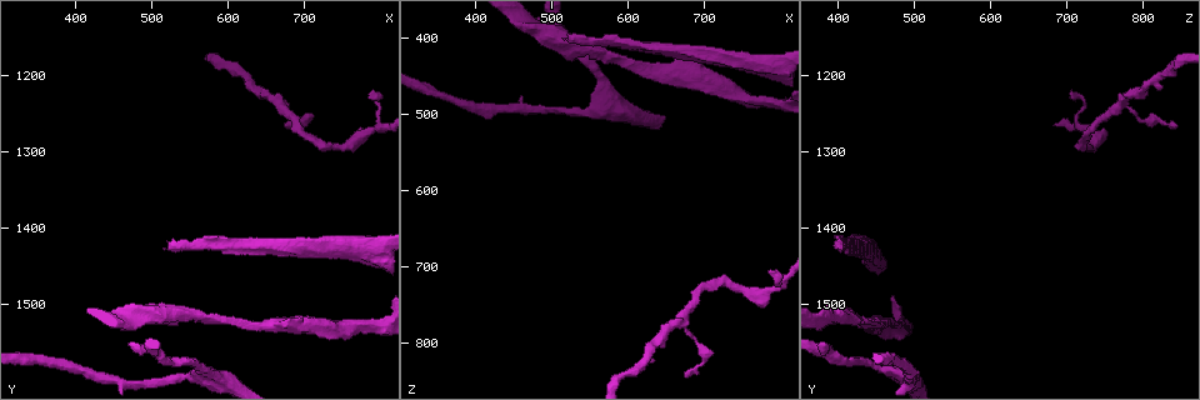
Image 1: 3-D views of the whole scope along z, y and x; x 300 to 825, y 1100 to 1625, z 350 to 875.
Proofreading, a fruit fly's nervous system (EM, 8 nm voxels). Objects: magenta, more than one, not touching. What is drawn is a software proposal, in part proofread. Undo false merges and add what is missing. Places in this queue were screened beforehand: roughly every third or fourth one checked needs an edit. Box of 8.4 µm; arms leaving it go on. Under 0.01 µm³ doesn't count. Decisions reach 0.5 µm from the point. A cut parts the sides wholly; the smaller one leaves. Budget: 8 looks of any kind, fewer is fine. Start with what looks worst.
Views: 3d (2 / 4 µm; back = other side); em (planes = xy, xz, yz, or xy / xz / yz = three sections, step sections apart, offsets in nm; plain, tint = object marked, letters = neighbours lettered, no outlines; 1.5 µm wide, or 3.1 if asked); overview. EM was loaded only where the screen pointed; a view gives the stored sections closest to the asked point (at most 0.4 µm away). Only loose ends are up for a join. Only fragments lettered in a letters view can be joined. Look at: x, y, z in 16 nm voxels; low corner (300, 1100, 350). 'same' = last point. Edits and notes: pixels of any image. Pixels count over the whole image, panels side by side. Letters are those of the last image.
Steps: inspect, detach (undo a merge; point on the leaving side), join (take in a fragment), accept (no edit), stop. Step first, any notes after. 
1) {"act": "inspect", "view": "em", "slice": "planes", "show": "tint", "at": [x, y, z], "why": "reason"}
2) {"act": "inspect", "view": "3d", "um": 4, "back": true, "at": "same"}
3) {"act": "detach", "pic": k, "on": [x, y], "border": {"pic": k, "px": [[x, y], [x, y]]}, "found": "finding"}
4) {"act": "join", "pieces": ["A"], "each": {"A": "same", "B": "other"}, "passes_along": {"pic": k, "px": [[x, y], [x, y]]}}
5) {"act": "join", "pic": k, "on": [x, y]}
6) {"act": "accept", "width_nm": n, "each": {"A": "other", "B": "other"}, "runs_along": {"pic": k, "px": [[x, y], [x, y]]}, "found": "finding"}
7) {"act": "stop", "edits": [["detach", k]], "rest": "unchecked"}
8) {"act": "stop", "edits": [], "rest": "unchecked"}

{"act": "inspect", "view": "em", "slice": "planes", "show": "tint", "at": [520, 1425, 400], "why": "end of a long branch"}

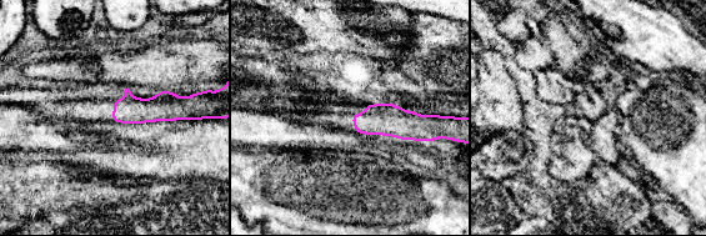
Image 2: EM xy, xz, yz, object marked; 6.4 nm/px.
{"act": "inspect", "view": "em", "slice": "planes", "show": "letters", "at": "same"}

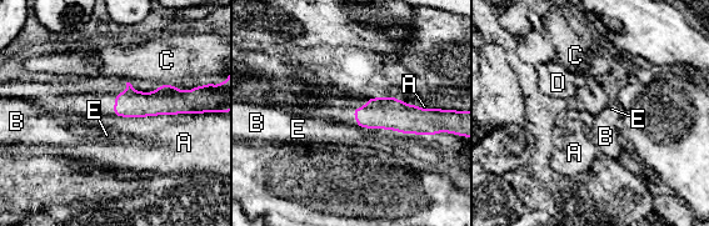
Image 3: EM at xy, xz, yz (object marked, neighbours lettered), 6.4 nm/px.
{"act": "accept", "each": {"A": "other", "B": "other", "C": "other", "D": "other", "E": "other"}, "border": {"pic": 3, "px": [[198, 112], [114, 116]]}, "found": "none of them fits"}

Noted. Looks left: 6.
{"act": "inspect", "view": "em", "slice": "xy", "step": 8, "show": "letters", "at": [780, 1420, 435]}

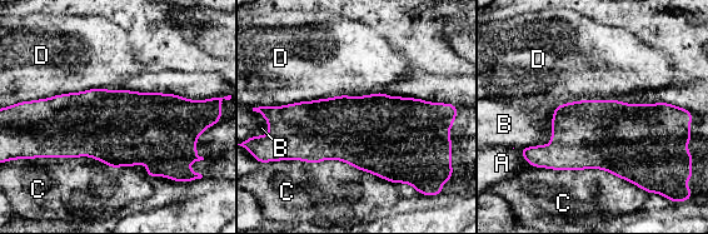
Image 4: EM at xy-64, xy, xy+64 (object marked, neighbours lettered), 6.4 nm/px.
{"act": "accept", "each": {"A": "other", "B": "other", "C": "other", "D": "other"}, "border": {"pic": 4, "px": [[382, 91], [270, 106]]}, "found": "one cell here"}

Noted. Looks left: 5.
{"act": "inspect", "view": "em", "slice": "xz", "step": 8, "show": "plain", "at": [795, 1275, 725]}

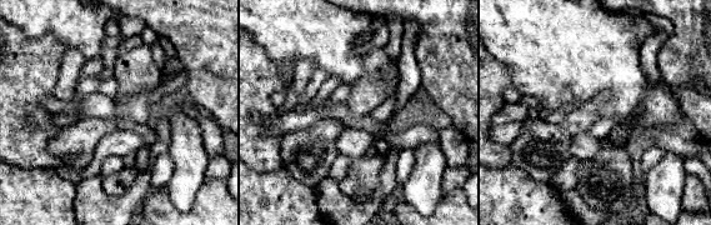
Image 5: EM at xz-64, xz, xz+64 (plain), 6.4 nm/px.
{"act": "inspect", "view": "em", "slice": "xz", "step": 8, "show": "letters", "at": "same", "why": "what lies round it"}

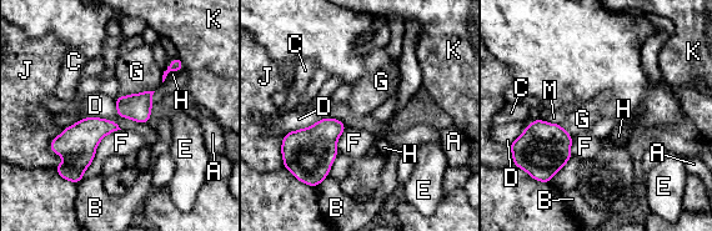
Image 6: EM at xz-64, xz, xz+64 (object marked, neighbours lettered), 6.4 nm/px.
{"act": "accept", "each": {"A": "other", "B": "other", "C": "other", "D": "other", "E": "other", "F": "other", "G": "other", "H": "other", "J": "other", "K": "other", "M": "other"}, "border": {"pic": 6, "px": [[339, 119], [319, 119], [286, 134]]}, "found": "continuous, no second cell"}

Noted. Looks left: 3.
{"act": "stop", "edits": [], "rest": "unchecked"}

